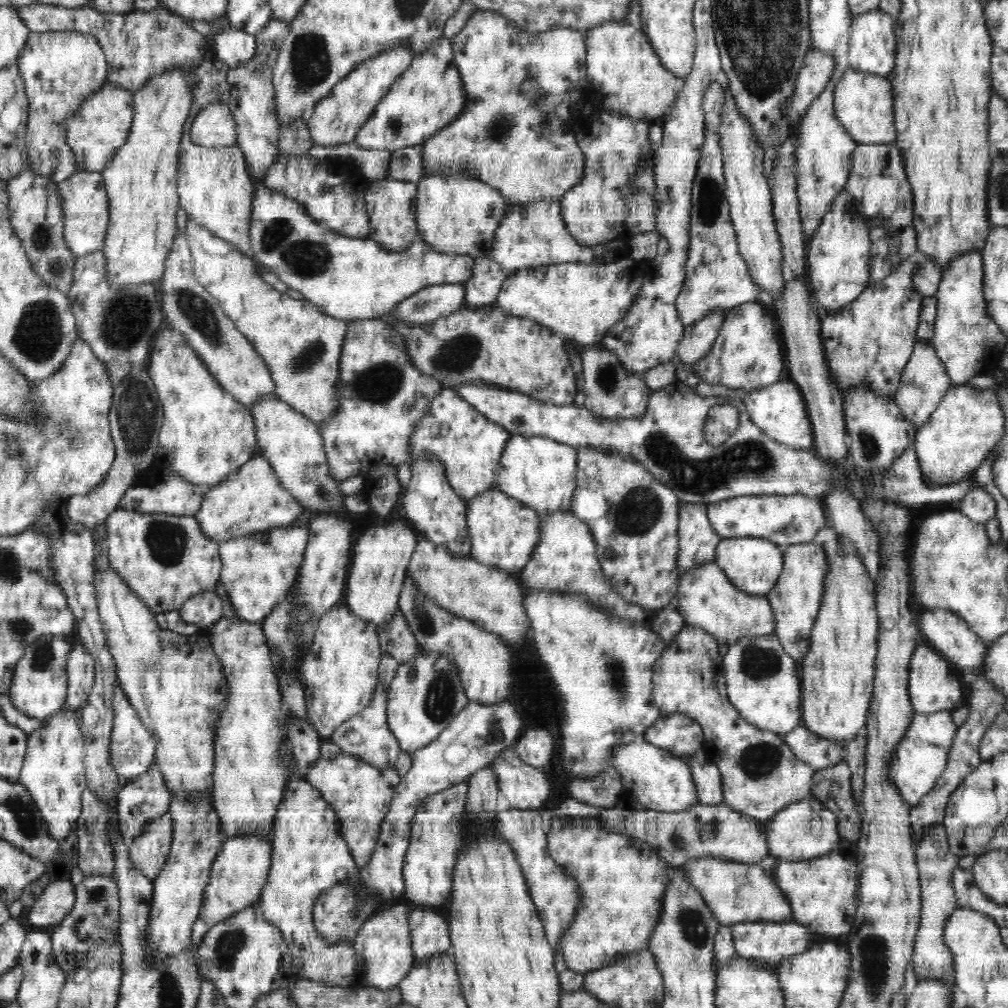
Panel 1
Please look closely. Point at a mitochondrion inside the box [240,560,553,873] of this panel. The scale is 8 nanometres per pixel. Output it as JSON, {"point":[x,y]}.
{"point":[440,698]}

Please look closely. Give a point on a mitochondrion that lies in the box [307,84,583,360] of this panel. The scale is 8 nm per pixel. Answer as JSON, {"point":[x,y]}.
{"point":[344,165]}

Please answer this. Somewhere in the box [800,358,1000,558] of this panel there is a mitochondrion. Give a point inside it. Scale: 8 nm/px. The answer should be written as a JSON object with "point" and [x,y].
{"point":[869,443]}

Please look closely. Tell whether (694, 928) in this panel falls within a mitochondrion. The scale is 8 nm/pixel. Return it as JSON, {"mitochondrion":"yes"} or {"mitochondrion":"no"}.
{"mitochondrion":"yes"}

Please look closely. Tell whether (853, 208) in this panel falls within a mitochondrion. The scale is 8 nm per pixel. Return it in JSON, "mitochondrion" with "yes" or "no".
{"mitochondrion":"no"}

